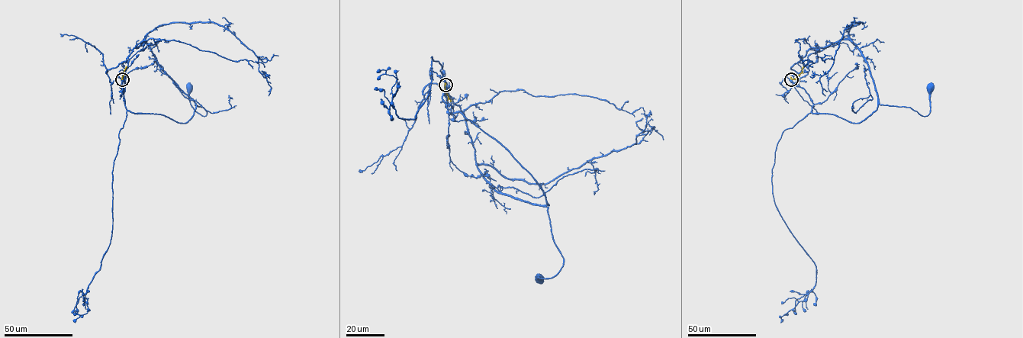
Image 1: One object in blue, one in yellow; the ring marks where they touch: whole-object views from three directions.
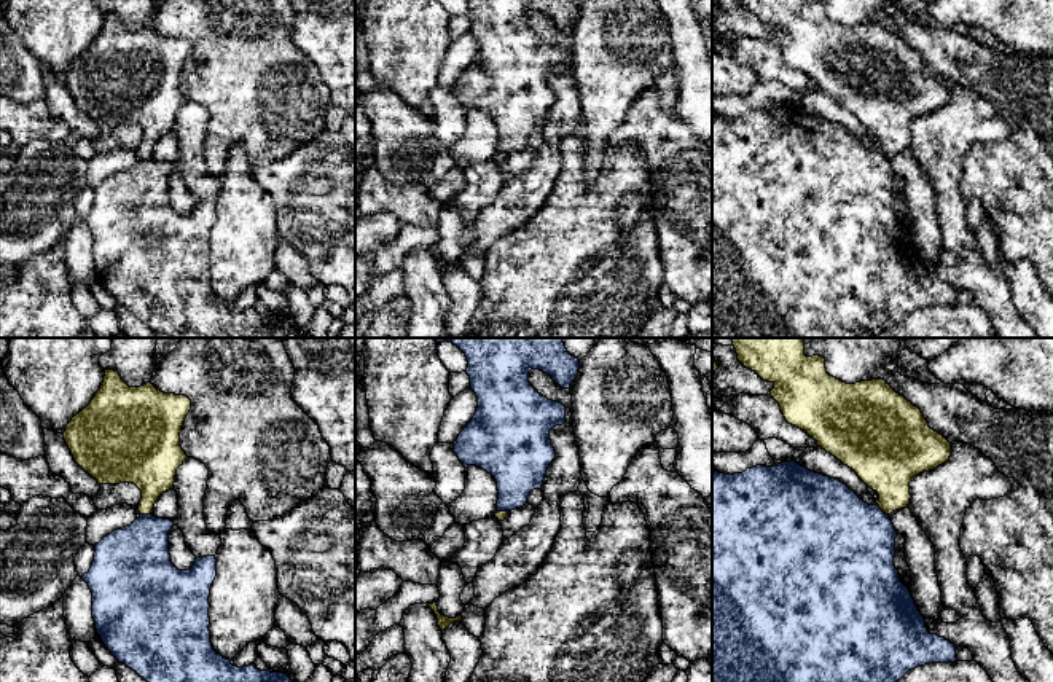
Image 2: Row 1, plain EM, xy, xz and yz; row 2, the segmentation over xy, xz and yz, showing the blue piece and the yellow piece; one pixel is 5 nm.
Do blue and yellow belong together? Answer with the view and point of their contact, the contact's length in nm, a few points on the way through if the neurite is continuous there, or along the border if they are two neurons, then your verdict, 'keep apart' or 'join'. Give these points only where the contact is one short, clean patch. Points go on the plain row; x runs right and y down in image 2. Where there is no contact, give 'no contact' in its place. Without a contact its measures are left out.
yz (881, 153) | 80 nm | along yz (876, 148), (888, 158) | keep apart

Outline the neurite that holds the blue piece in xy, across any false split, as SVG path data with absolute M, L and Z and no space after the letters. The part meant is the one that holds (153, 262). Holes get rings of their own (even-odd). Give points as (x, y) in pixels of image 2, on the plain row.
M140 158L131 169L116 172L96 188L94 204L81 221L92 236L92 261L97 277L112 298L153 331L153 338L301 338L284 316L260 314L255 308L237 311L218 298L210 285L209 239L217 220L215 199L196 201L188 214L178 214L169 198L174 164Z

